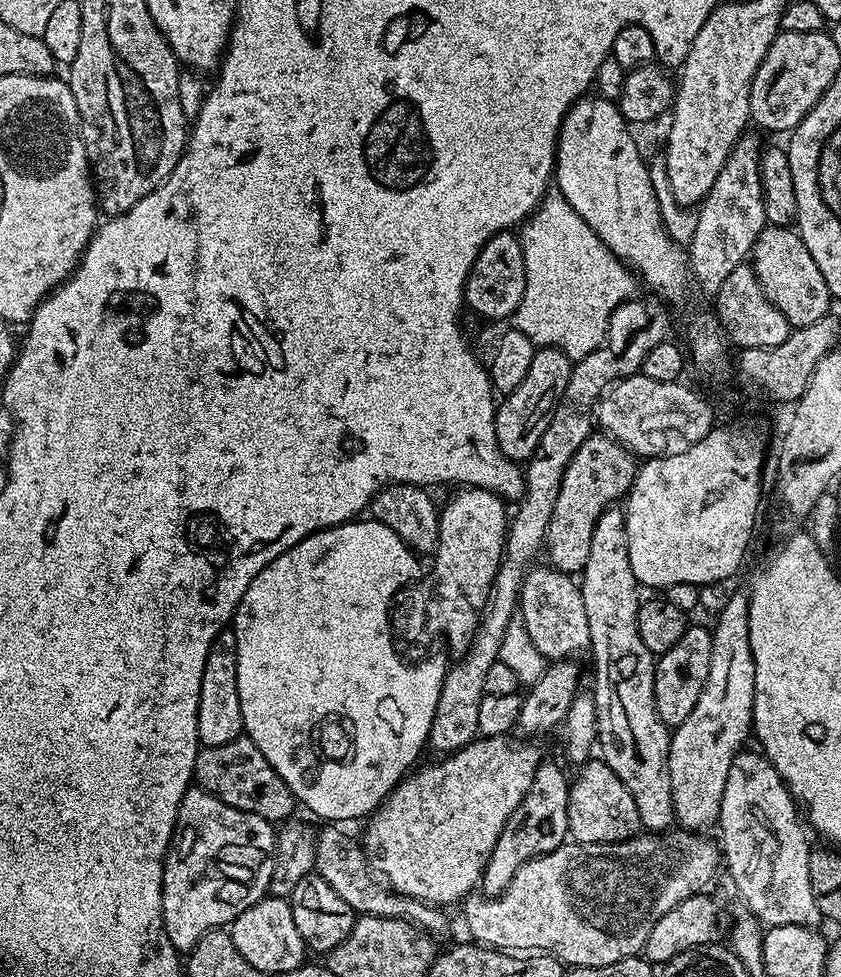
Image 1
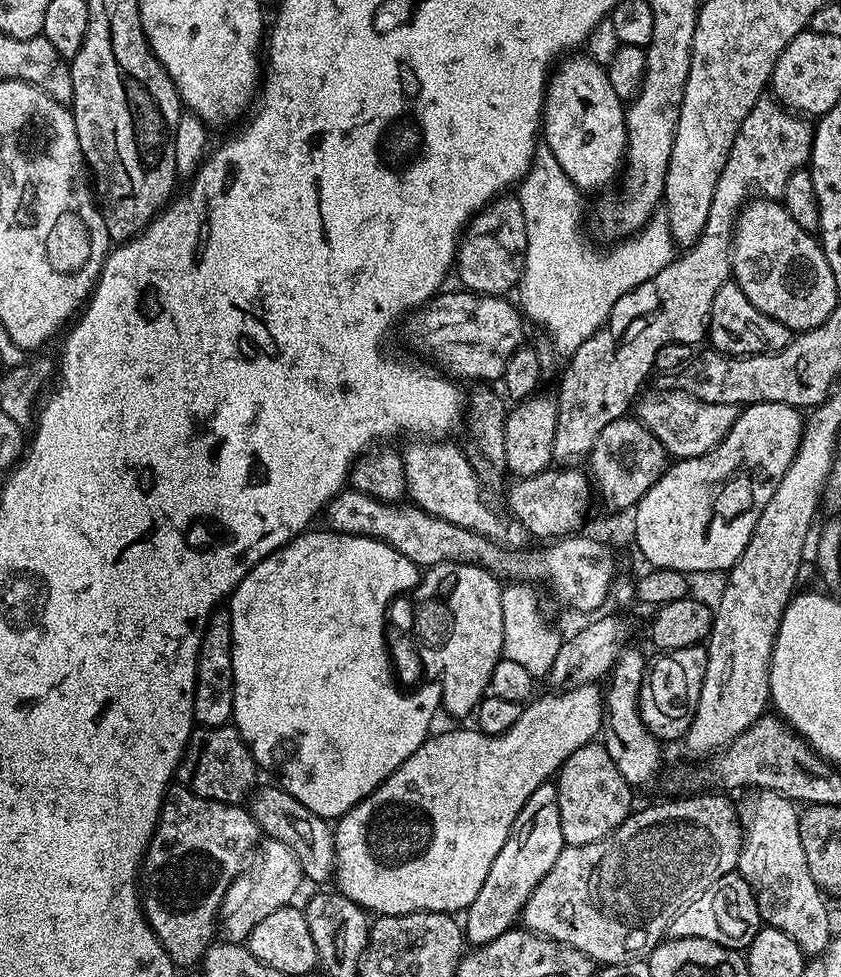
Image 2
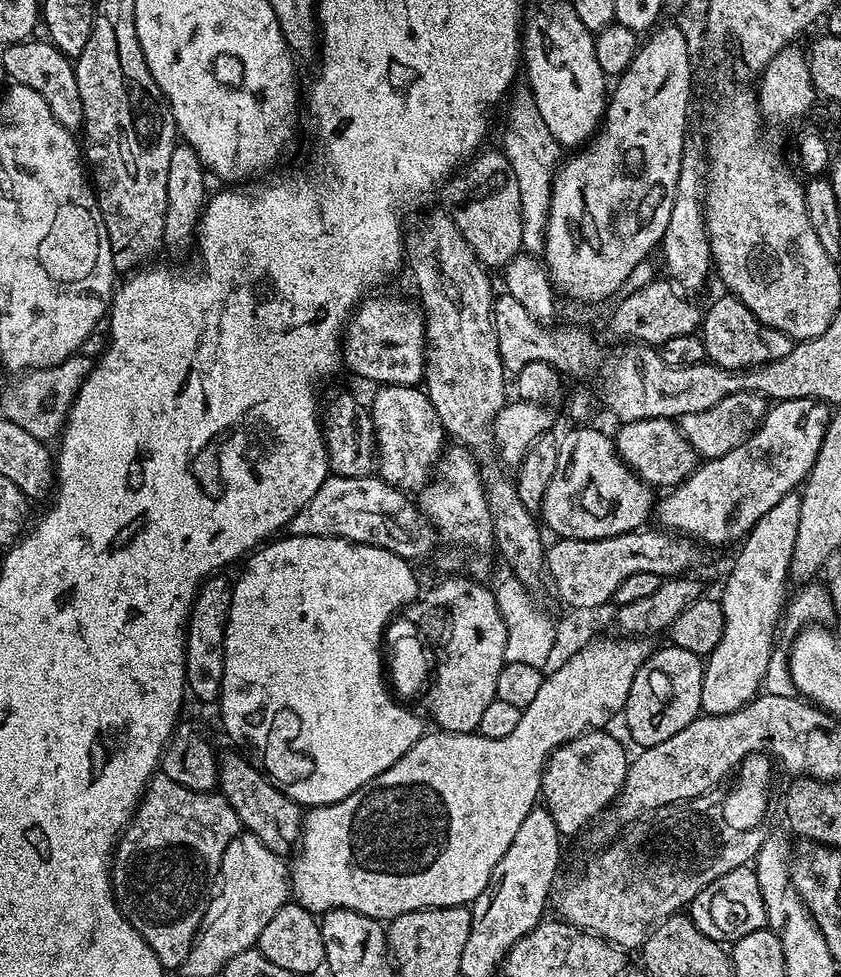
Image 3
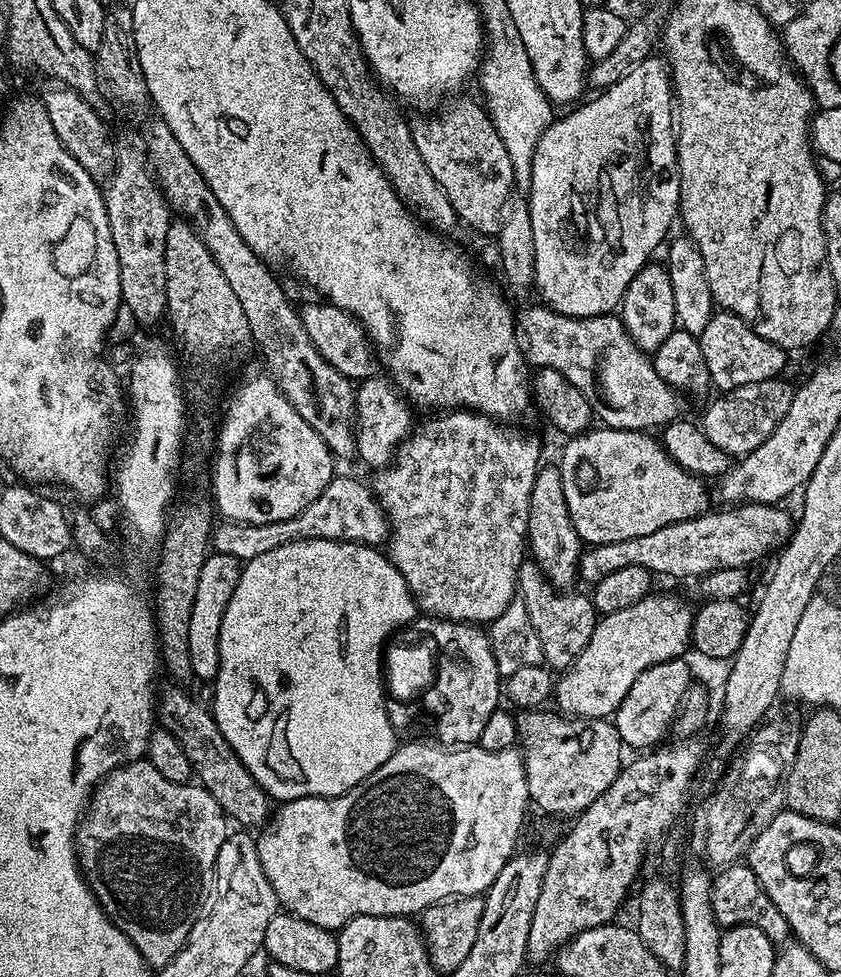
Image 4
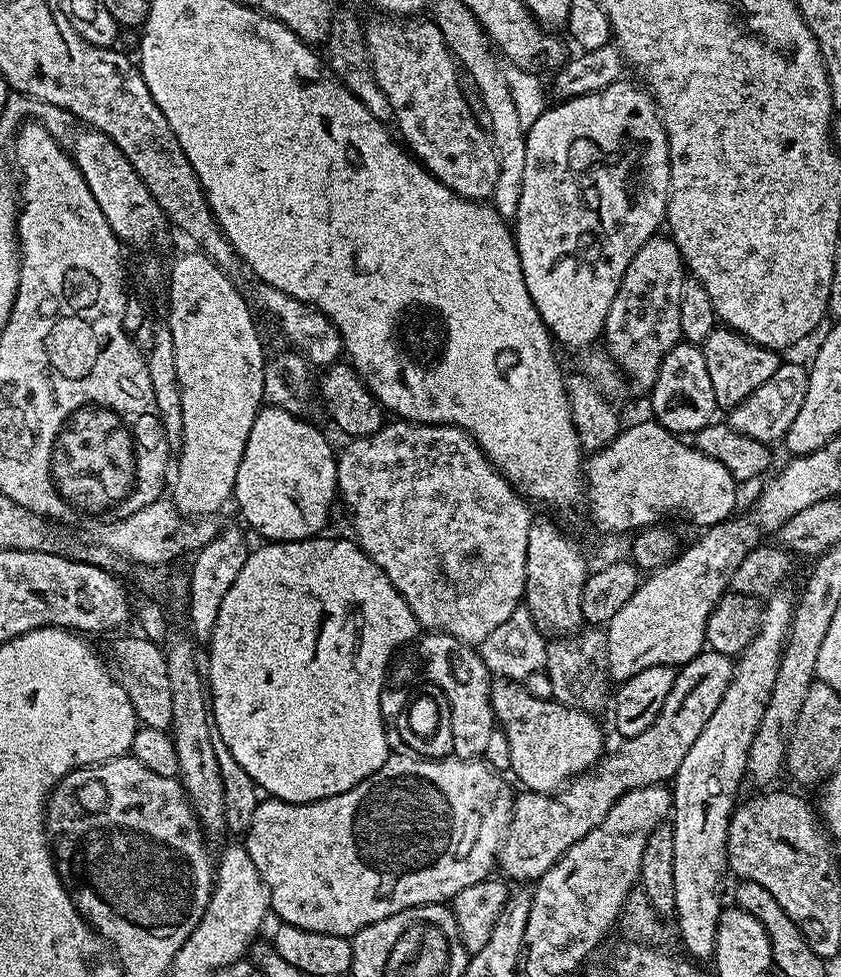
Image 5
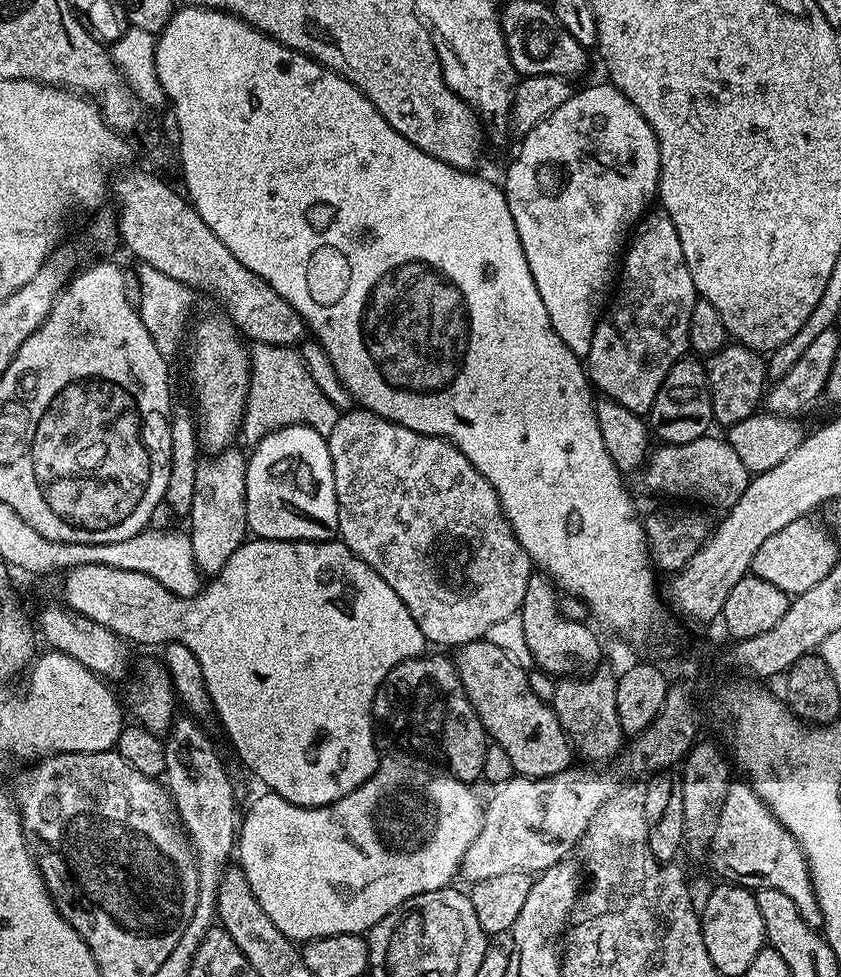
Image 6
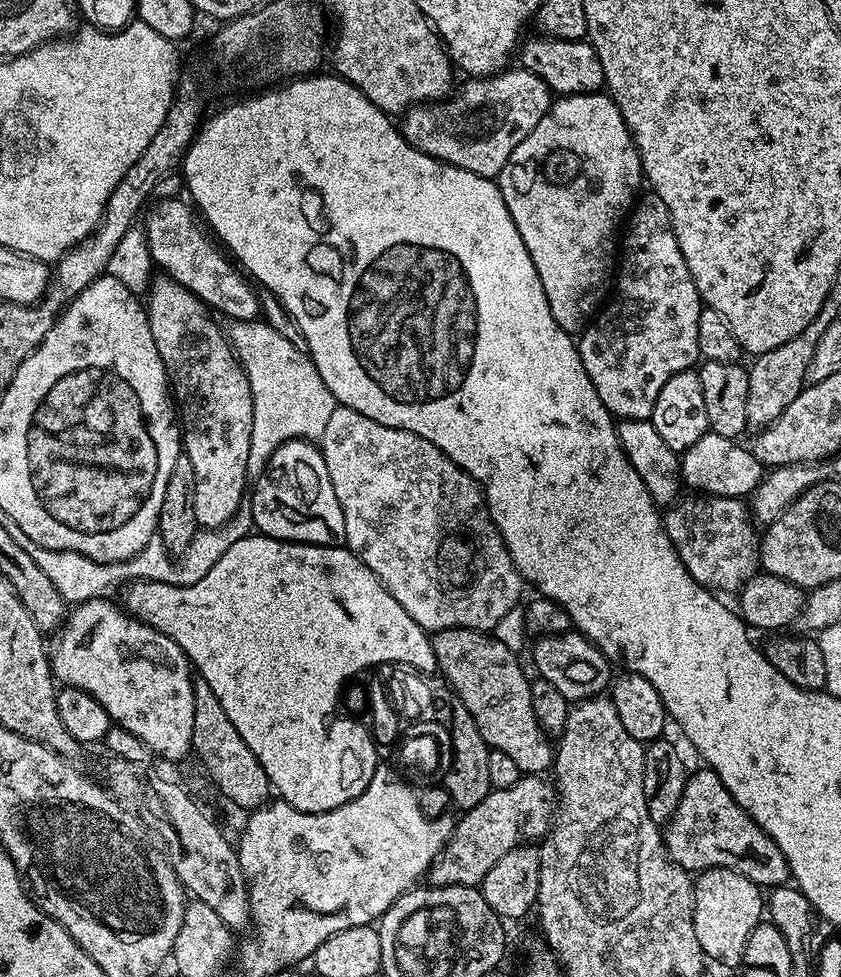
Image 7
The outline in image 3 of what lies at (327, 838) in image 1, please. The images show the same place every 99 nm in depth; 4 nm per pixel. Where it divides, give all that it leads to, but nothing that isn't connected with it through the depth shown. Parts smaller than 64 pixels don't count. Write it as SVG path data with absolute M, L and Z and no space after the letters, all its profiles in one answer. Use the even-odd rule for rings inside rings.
M231 750L219 757L220 778L219 795L230 802L234 814L238 814L241 829L258 838L270 850L274 850L281 858L287 857L299 845L302 831L302 808L291 800L281 788L276 787L251 760L239 751Z

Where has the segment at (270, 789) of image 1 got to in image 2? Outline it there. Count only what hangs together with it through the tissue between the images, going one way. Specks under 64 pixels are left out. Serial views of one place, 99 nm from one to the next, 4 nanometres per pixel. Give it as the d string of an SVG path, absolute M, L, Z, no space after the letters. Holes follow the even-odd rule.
M196 726L193 727L192 736L180 759L180 767L176 769L175 779L183 787L207 800L243 805L257 787L256 772L258 773L256 760L252 757L248 743L240 737L238 729L234 726L222 728Z

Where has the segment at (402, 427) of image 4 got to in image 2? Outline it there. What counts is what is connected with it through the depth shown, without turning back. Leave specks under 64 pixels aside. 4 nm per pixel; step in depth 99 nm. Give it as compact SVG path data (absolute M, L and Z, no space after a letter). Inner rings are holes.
M412 442L408 449L403 449L407 499L431 516L442 518L459 528L489 536L492 541L505 548L527 549L530 544L528 530L514 518L508 517L507 520L502 513L495 512L484 501L485 489L476 477L465 449L448 443L452 442Z

